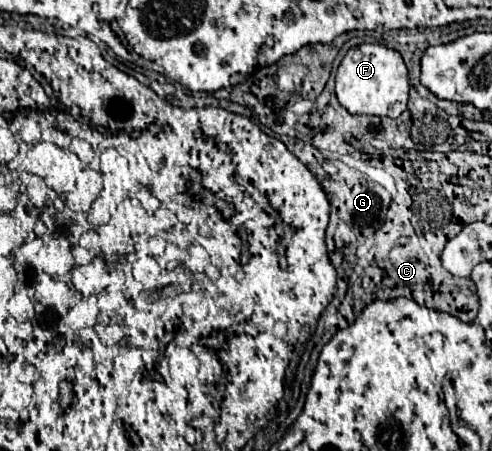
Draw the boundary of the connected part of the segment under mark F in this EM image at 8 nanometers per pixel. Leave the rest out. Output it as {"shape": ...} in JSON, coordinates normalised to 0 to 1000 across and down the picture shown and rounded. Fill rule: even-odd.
{"shape":[[[772,95],[715,104],[683,157],[683,215],[715,255],[809,259],[829,228],[829,157],[813,118]]]}

